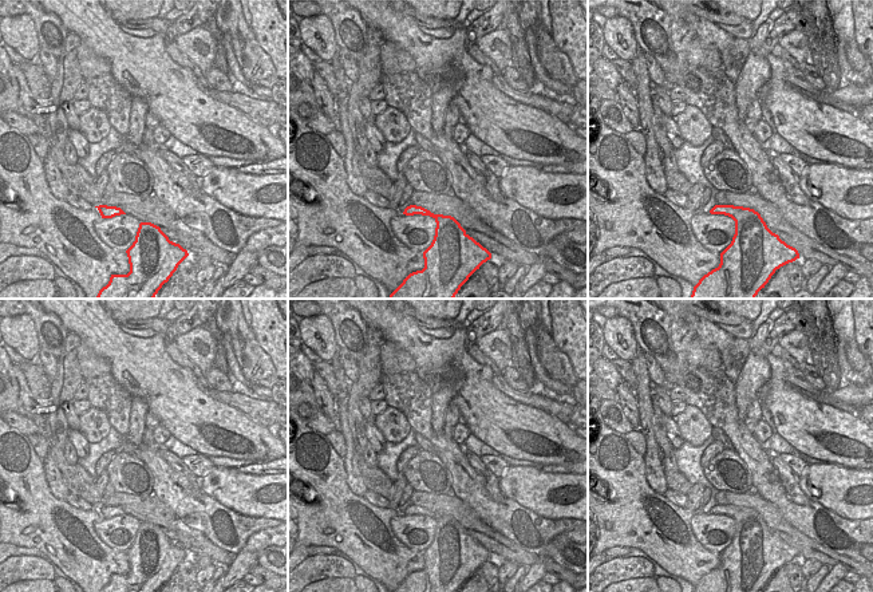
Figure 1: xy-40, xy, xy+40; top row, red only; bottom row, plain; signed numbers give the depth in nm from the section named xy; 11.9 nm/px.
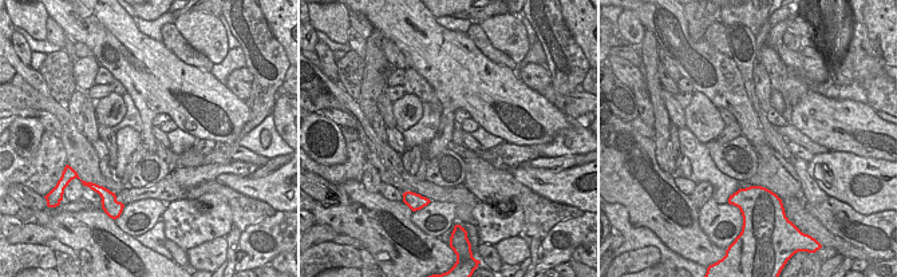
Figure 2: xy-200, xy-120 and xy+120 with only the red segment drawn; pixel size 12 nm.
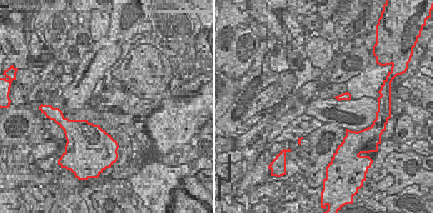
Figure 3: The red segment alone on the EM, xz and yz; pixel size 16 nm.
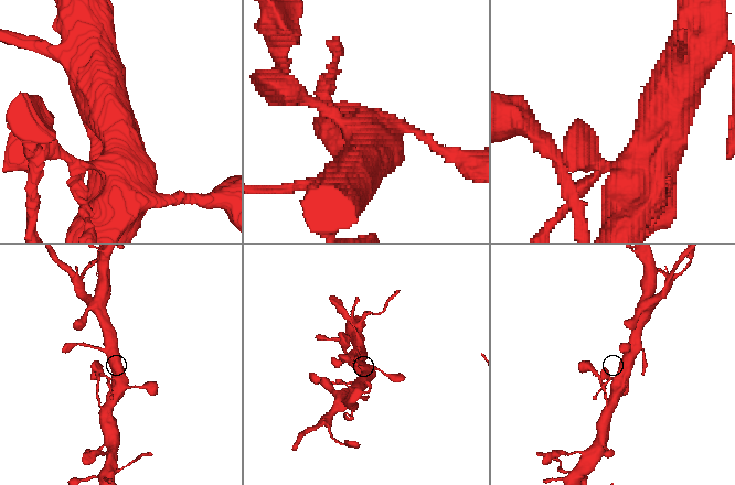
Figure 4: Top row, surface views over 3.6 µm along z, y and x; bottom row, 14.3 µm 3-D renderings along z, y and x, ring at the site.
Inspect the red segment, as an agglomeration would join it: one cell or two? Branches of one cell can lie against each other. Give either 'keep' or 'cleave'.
keep

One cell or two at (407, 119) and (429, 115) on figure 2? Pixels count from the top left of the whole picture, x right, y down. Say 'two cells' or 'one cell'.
two cells

